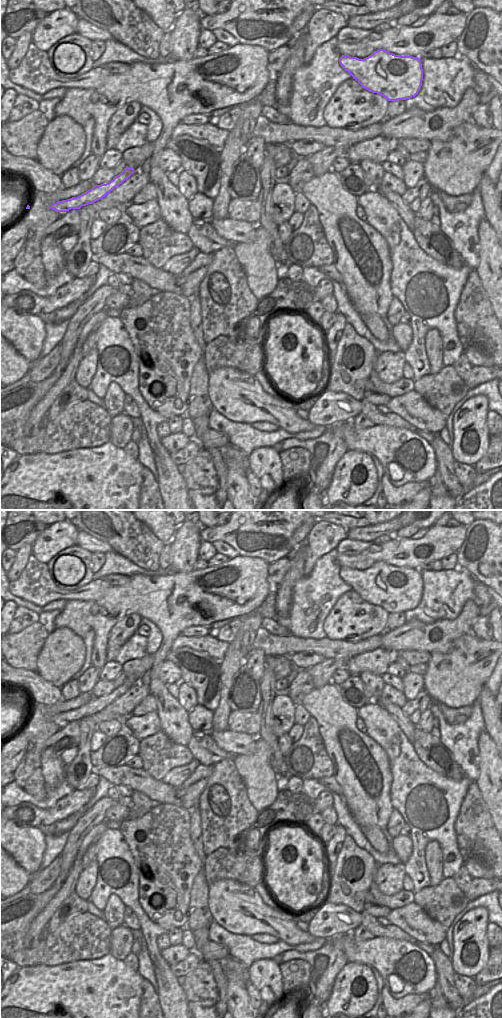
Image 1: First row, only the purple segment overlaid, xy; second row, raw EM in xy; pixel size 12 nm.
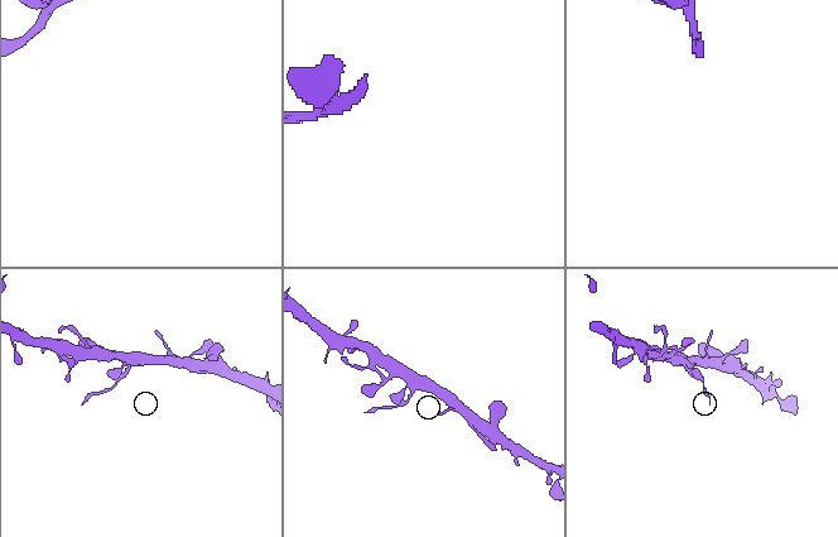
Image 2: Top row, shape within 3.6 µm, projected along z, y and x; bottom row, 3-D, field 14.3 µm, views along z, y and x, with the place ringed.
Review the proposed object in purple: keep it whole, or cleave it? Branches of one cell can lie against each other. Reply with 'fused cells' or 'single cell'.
single cell

